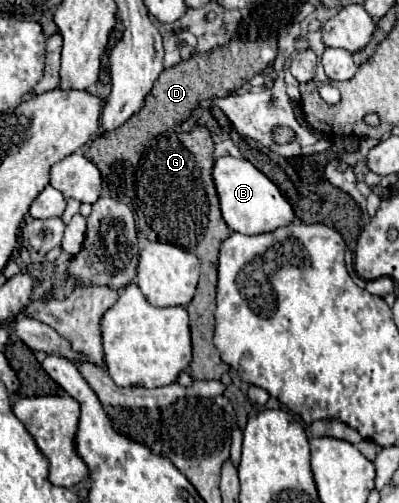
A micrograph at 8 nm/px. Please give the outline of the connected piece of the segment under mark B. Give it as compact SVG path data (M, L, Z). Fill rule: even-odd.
M232 156L216 158L214 184L220 196L222 216L230 230L240 234L264 234L274 232L280 226L288 226L294 220L294 210L288 200L280 194L278 186L270 182L252 162L238 160Z

